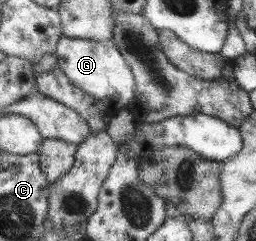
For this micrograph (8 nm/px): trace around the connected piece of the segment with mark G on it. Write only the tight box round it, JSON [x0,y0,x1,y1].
[54,35,136,112]

